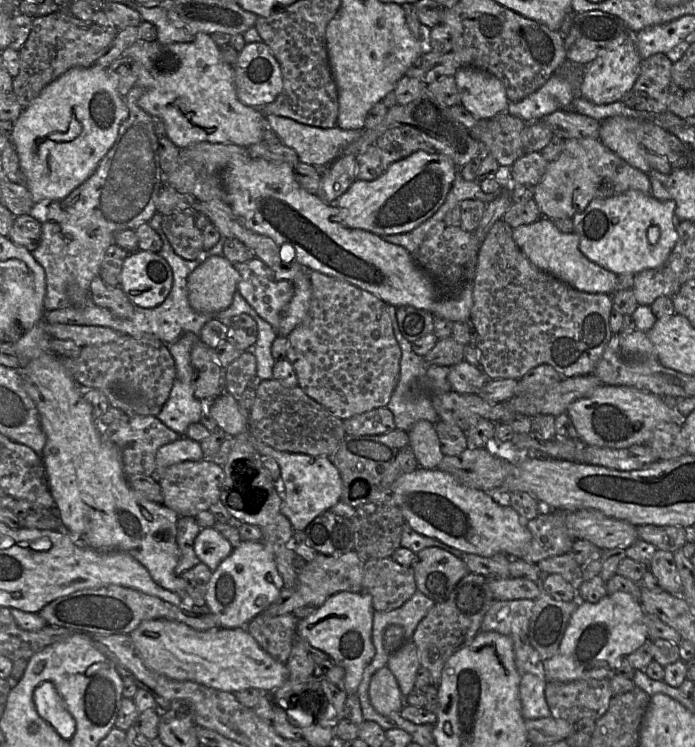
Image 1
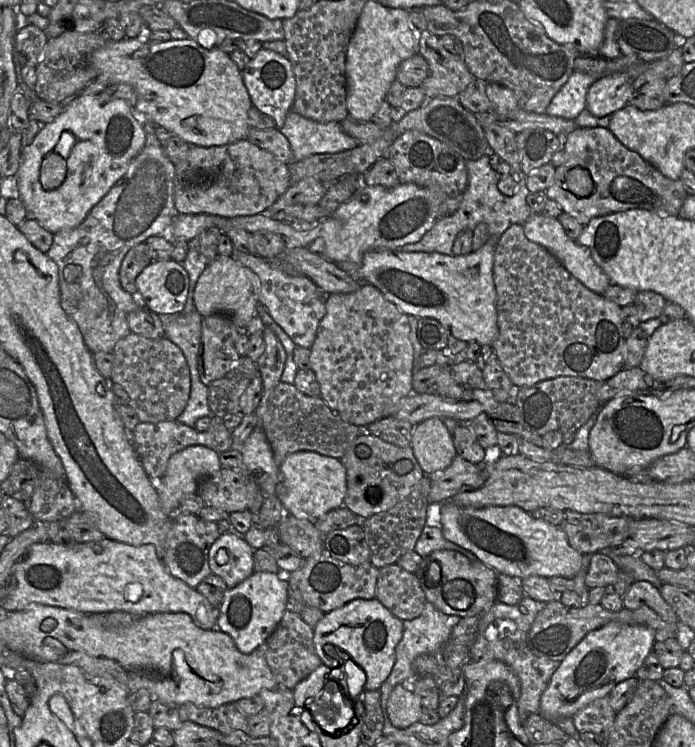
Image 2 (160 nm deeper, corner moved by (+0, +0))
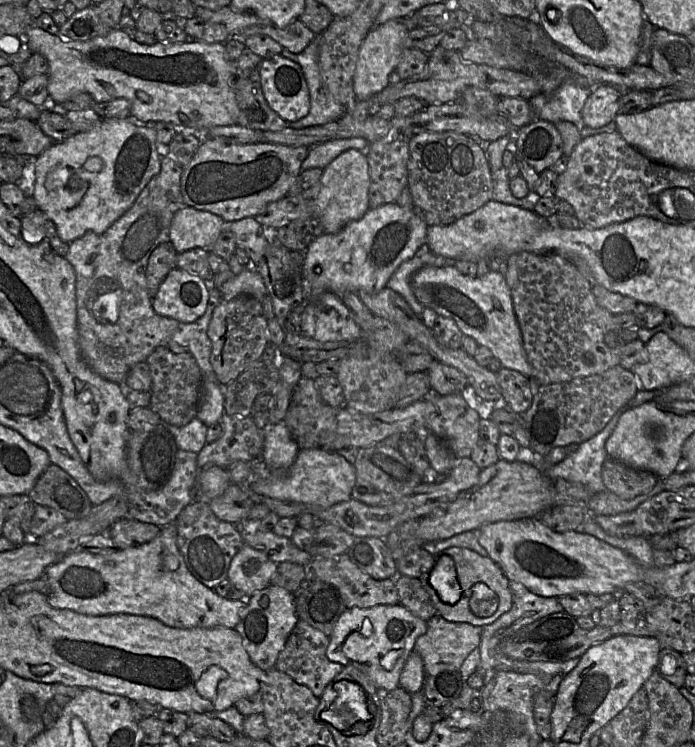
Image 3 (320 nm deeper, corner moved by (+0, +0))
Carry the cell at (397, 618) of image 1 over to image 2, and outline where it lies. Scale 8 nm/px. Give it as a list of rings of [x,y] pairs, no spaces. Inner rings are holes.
[[[427,601],[420,616],[413,620],[403,621],[403,637],[396,647],[396,660],[394,667],[389,677],[379,689],[383,715],[387,713],[387,701],[394,687],[399,684],[410,685],[416,677],[413,669],[414,660],[422,654],[439,653],[443,645],[448,641],[452,629],[461,618],[462,617],[457,615],[447,615],[438,610],[432,603]]]

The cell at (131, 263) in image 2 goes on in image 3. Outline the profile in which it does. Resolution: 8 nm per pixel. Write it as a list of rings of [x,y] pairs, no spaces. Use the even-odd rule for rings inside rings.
[[[170,242],[160,244],[152,252],[146,268],[147,291],[151,298],[156,295],[168,273],[177,267],[177,255]]]

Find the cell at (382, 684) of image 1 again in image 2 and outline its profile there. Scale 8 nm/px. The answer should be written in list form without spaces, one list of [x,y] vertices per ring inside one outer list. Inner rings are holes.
[[[399,684],[390,693],[386,710],[391,723],[397,728],[405,729],[419,722],[422,704],[410,685]]]

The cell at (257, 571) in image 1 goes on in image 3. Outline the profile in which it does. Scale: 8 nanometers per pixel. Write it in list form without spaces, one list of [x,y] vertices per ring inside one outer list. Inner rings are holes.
[[[269,584],[246,598],[245,606],[240,611],[240,620],[234,630],[241,635],[250,660],[260,669],[268,671],[275,667],[277,658],[298,620],[295,594],[283,587]]]

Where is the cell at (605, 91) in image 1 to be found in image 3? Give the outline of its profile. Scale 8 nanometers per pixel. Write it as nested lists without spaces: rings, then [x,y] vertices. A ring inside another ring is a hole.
[[[610,84],[595,87],[582,110],[583,124],[591,128],[599,128],[615,120],[620,111],[622,92]]]

